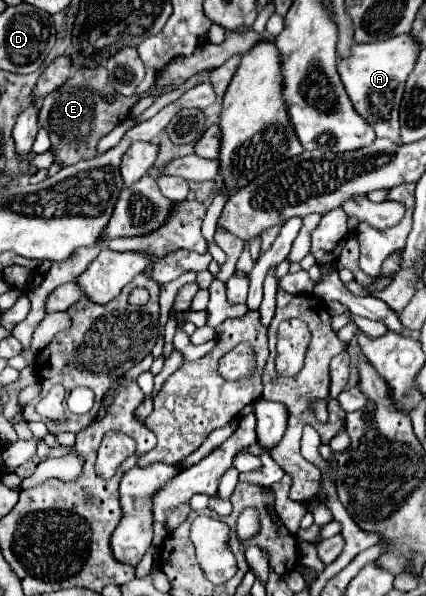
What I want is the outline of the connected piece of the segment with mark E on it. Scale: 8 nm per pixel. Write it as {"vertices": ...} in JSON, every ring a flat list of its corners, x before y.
{"vertices":[[105,68,75,72,75,76,51,92,39,108,39,126,49,132,55,164,71,166,83,158,93,158,97,154,97,142,127,118,135,100,137,96,125,98,111,88]]}

